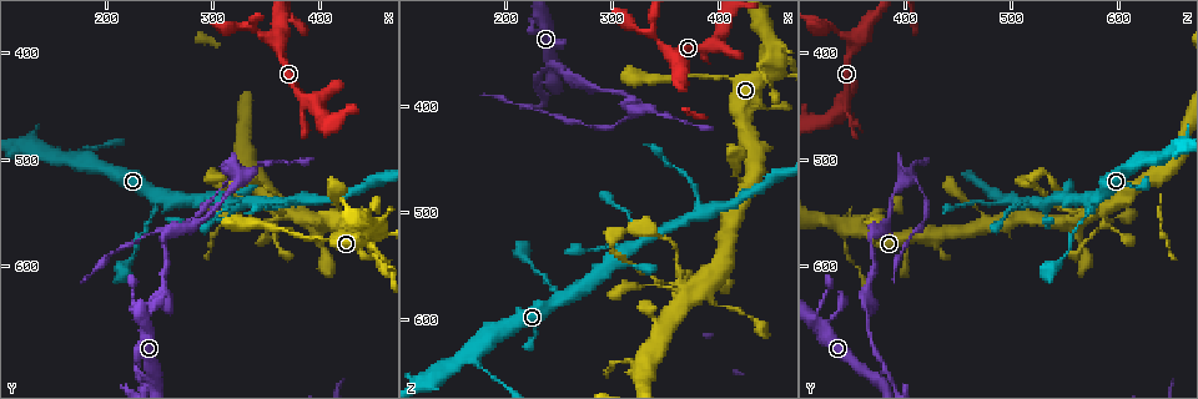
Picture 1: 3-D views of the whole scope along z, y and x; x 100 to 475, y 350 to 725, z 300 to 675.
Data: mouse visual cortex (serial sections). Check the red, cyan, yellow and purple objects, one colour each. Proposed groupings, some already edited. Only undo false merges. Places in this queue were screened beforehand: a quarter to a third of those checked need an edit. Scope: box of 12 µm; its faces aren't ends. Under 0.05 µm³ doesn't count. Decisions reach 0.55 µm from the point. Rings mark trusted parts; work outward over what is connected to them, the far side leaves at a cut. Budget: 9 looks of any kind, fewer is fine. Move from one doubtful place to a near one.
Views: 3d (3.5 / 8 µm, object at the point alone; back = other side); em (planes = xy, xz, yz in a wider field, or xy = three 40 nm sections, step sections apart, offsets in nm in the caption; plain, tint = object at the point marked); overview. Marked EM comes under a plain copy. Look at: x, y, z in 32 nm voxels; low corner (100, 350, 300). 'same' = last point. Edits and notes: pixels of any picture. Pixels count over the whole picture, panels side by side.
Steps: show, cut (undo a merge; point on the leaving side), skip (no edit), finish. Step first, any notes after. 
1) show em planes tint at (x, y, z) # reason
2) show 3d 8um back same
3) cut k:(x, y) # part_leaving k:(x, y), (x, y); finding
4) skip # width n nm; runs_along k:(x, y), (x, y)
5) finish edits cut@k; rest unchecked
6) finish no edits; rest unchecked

show 3d 8um at (454, 584, 346) # thick turns thin

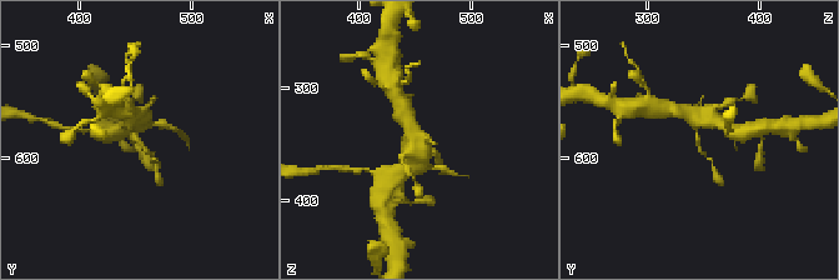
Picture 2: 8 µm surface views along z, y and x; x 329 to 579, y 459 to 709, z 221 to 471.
show em xy step 3 tint at (452, 584, 344)

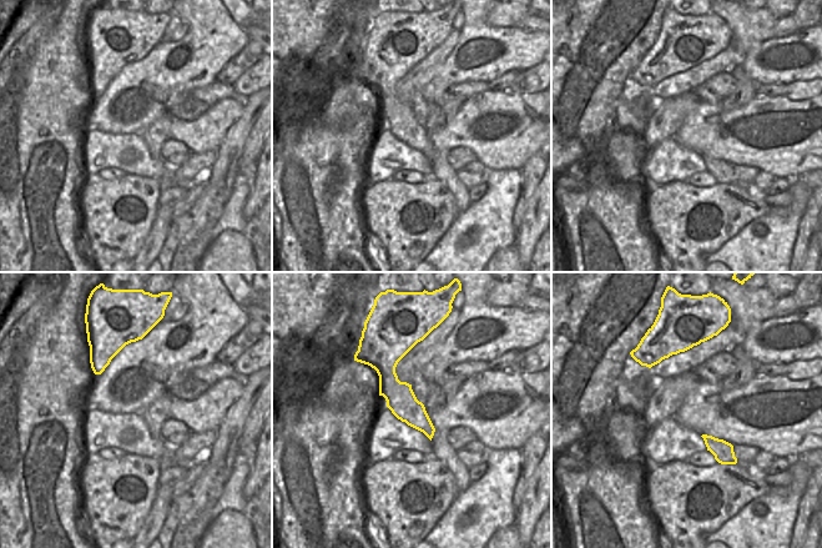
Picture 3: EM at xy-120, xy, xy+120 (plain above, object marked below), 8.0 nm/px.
skip # width 240 nm; runs_along 3:(402, 347), (389, 386), (429, 433); one cell here

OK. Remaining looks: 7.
show 3d 3.5um at (386, 538, 502) # arms part here

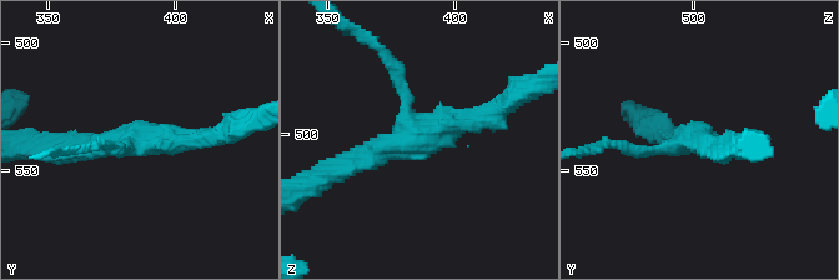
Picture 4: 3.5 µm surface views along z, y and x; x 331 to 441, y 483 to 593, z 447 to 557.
show em xy step 5 tint at (385, 538, 501) # need the tissue

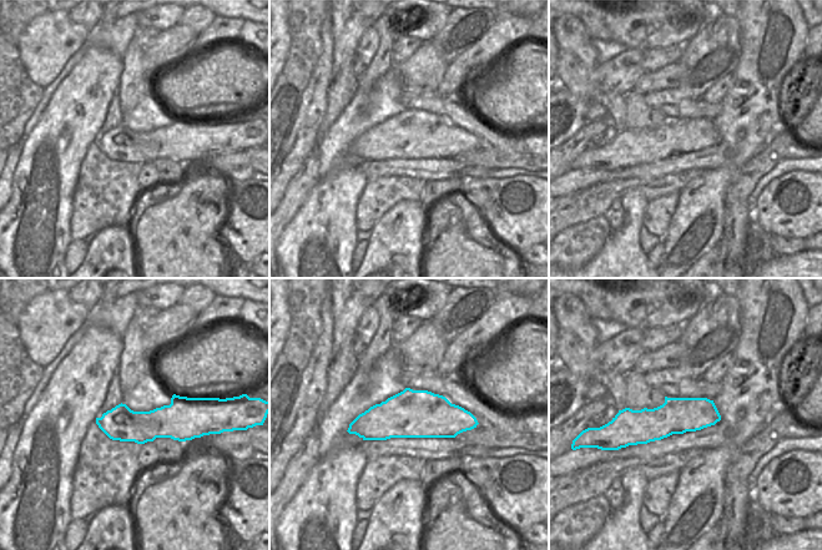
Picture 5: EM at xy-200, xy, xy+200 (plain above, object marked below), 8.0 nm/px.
show em planes tint same # cut it another way

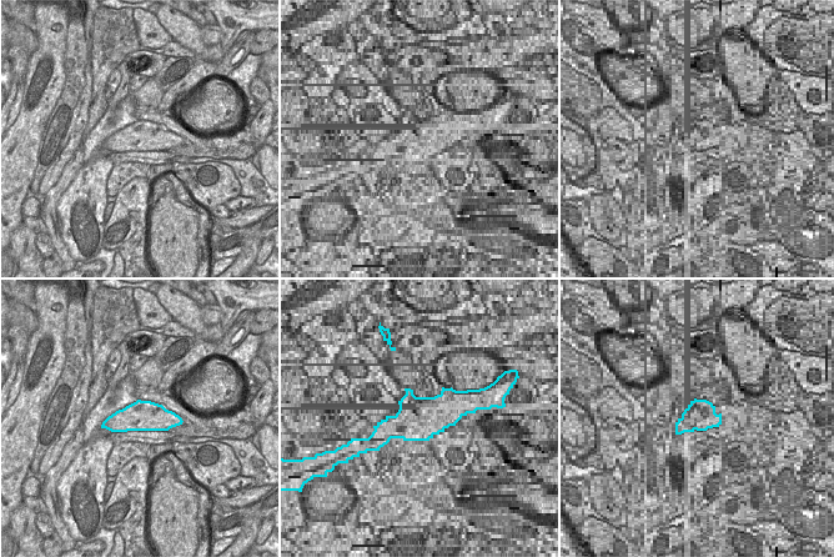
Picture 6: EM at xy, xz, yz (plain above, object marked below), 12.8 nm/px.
cut 4:(631, 150) # two cells meet here

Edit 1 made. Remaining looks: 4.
show 3d 8um at (362, 550, 558) # three arms meet

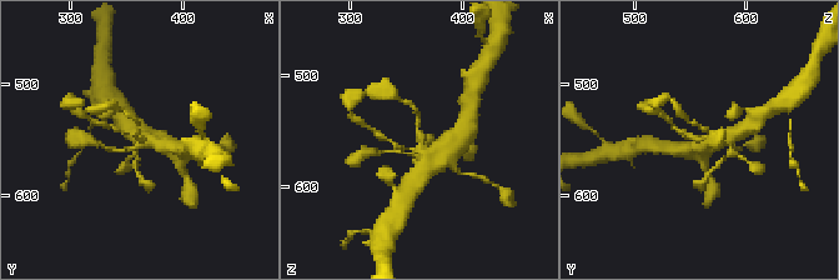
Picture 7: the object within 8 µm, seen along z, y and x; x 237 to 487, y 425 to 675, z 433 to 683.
show em xy step 2 tint at (366, 548, 556)

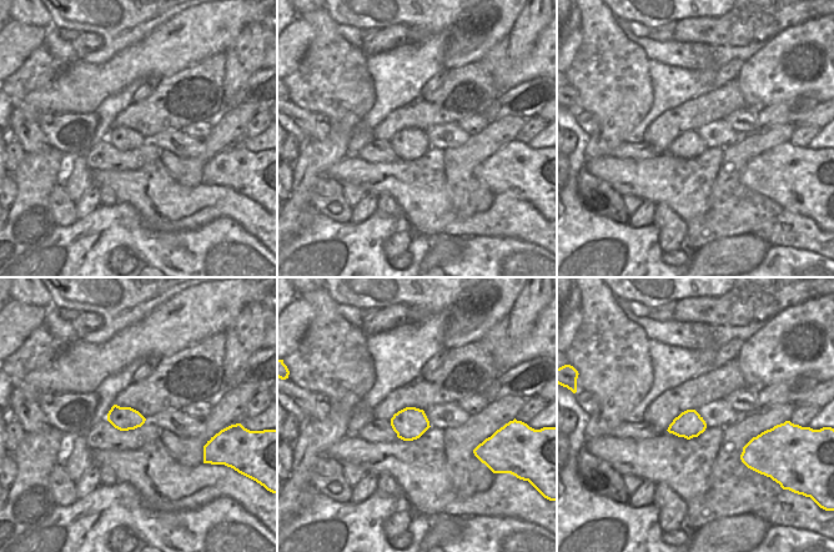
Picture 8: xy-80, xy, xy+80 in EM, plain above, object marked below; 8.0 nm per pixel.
skip # arm_widths 150, 150, 400 nm; runs_along 7:(437, 159), (418, 149), (416, 109); all the same cell

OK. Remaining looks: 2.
show 3d 3.5um at (340, 380, 338) # arms part here

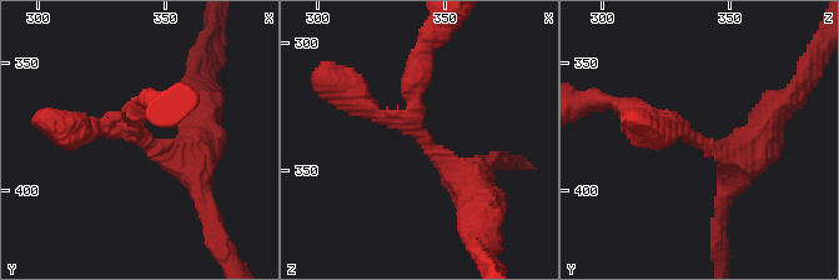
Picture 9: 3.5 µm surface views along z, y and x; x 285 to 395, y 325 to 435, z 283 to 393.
show em planes tint at (340, 380, 335) # arms 3; arm_widths 250, 250, 400 nm

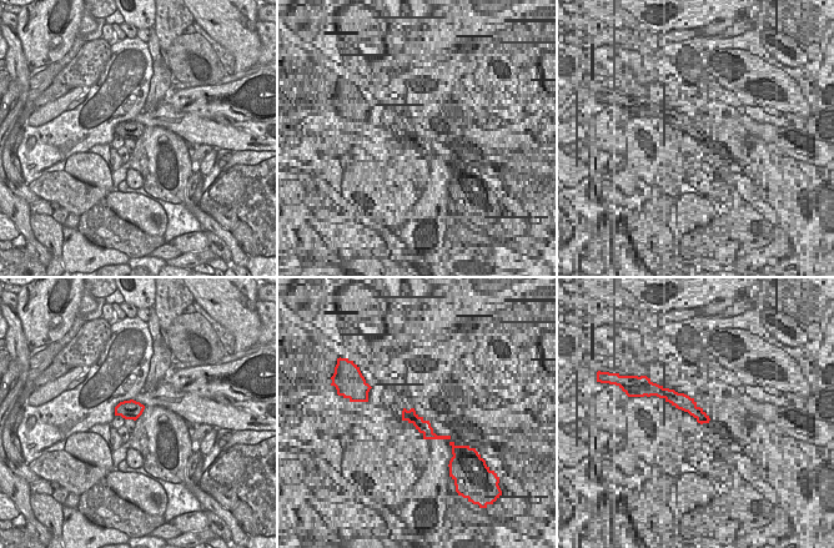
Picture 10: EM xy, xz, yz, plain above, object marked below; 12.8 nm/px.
skip # runs_along 9:(475, 171), (460, 175), (348, 91); continuous, no second cell

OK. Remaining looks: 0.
finish edits cut@4; rest unchecked

